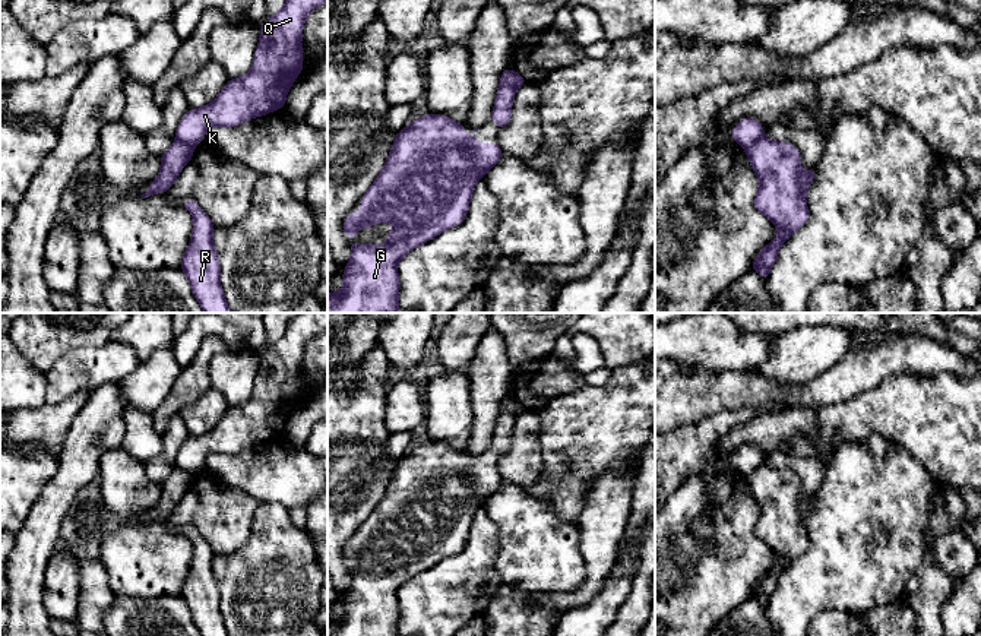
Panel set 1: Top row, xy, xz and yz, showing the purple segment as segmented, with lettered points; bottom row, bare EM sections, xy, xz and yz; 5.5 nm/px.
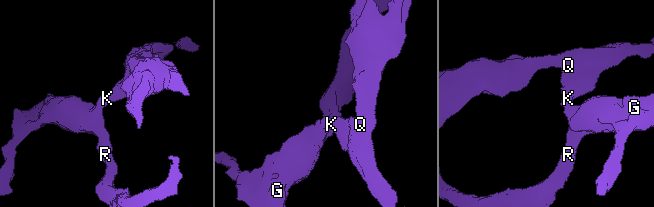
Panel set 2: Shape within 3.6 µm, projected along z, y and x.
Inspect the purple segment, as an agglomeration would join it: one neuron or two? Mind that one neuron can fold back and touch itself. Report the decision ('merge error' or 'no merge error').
merge error

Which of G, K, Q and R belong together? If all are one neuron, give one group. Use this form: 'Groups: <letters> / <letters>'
Groups: G R / K Q

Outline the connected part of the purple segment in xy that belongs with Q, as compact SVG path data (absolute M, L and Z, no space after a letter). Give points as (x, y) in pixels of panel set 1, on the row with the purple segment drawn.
M285 0L284 7L260 28L251 70L230 79L208 105L189 110L175 140L197 146L211 126L234 127L285 105L287 94L303 72L303 26L311 10L327 0Z

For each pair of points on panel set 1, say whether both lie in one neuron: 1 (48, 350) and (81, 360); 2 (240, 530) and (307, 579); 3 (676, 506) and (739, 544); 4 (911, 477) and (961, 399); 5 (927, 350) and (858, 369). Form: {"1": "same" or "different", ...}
{"1": "different", "2": "different", "3": "different", "4": "different", "5": "same"}

